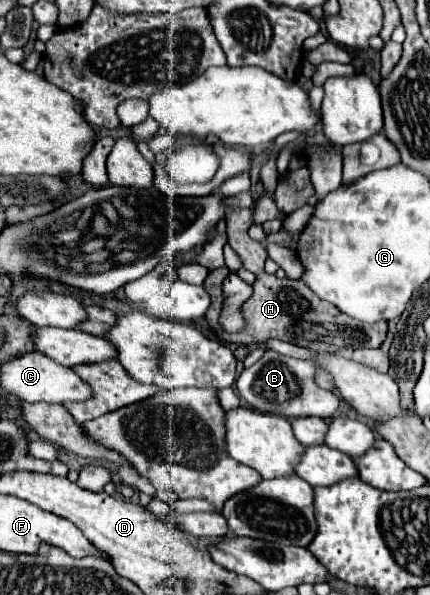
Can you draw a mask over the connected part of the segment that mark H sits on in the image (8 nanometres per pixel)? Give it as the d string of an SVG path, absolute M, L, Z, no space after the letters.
M219 268L210 271L203 283L203 287L207 289L209 297L211 297L211 305L205 313L207 323L215 329L215 333L219 335L219 339L227 341L227 343L263 343L269 337L277 337L281 341L299 345L299 347L307 347L313 349L317 353L333 353L337 349L343 347L379 347L385 339L387 333L387 323L361 323L355 321L351 317L347 317L345 313L341 313L335 305L319 299L307 285L303 285L301 281L293 281L293 279L277 279L275 275L269 275L265 271L257 271L257 278L253 283L253 297L249 301L245 301L245 305L241 307L241 315L245 319L245 329L239 333L227 333L217 325L217 313L221 313L223 307L223 279L225 279L230 271L226 268Z

